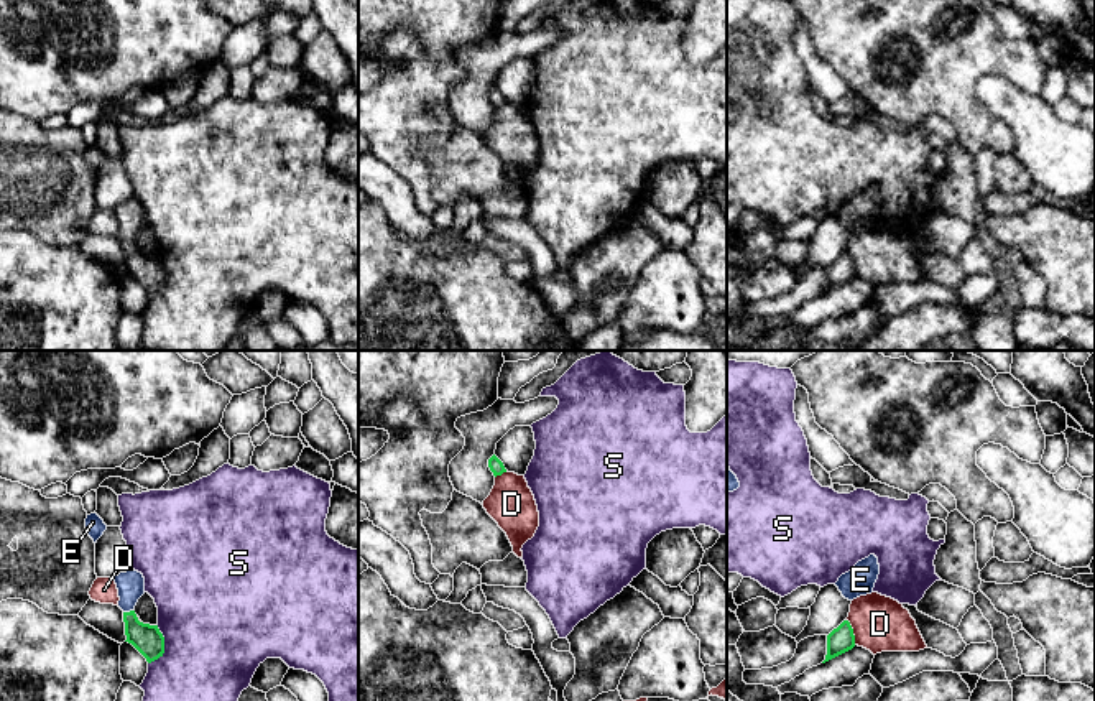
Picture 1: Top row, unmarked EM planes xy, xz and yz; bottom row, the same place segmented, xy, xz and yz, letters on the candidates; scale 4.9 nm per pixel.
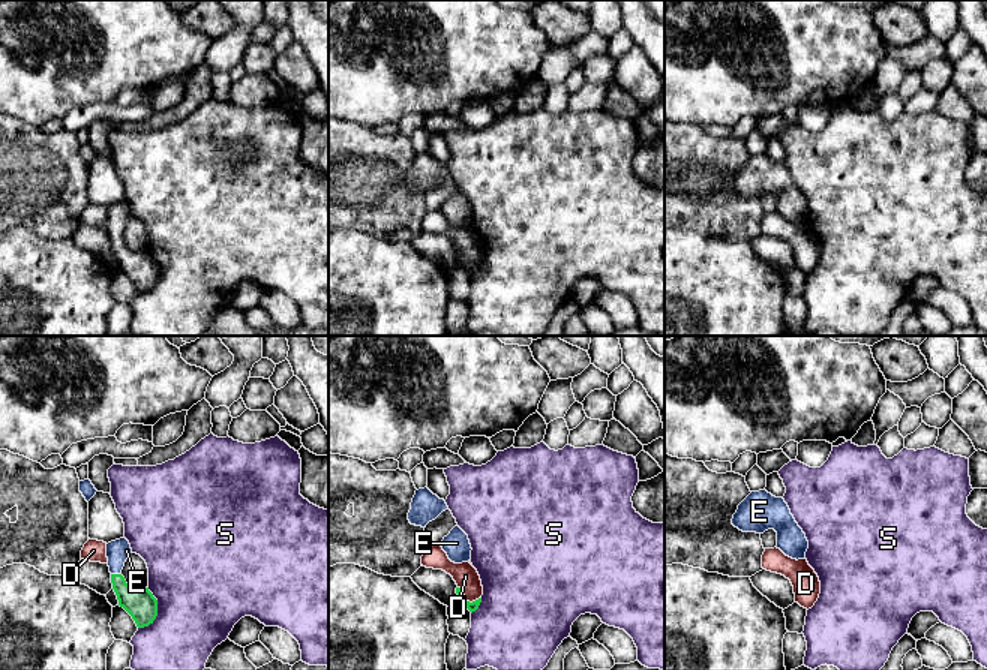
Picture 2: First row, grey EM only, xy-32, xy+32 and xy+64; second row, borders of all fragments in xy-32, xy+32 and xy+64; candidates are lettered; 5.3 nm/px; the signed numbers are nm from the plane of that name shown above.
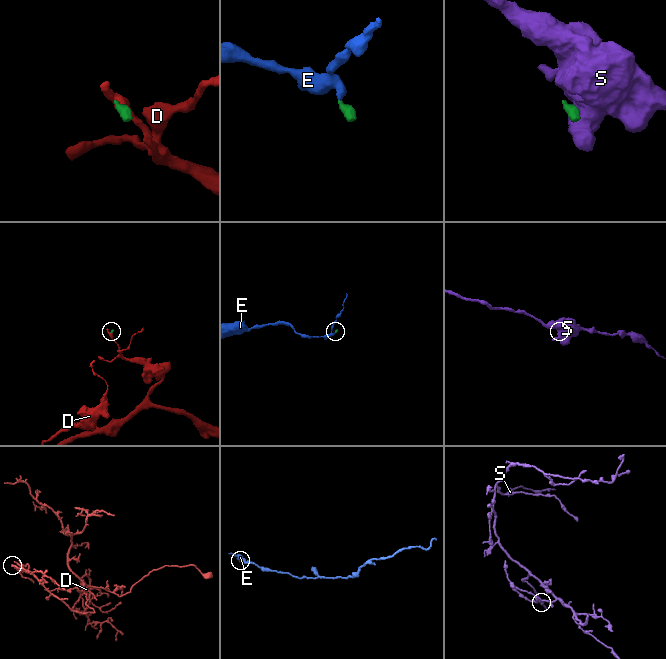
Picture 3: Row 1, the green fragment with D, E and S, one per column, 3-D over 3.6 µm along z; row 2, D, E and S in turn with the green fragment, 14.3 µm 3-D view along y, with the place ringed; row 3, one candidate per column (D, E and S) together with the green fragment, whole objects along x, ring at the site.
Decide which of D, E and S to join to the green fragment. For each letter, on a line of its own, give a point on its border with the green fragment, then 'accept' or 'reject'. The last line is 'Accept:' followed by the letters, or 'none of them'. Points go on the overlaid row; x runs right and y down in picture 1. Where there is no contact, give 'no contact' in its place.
D: contact yz (852, 632); reject
E: contact xy (127, 612); accept
S: contact xy (163, 647); reject
Accept: E

